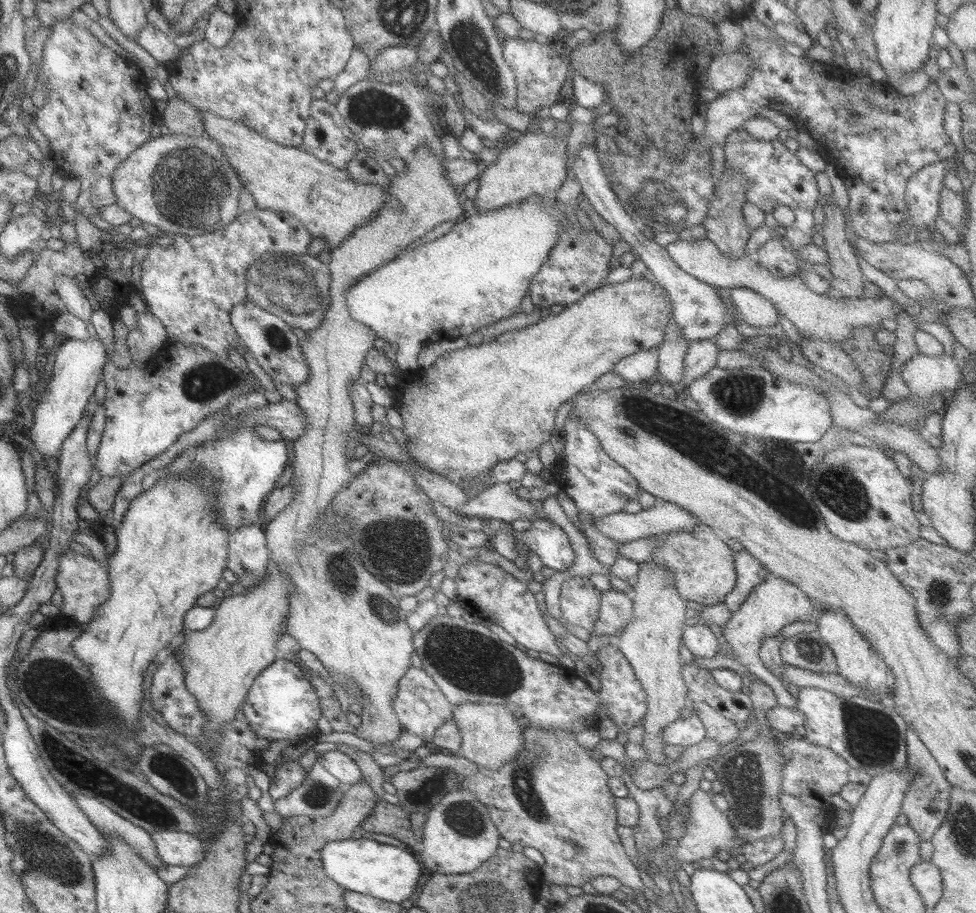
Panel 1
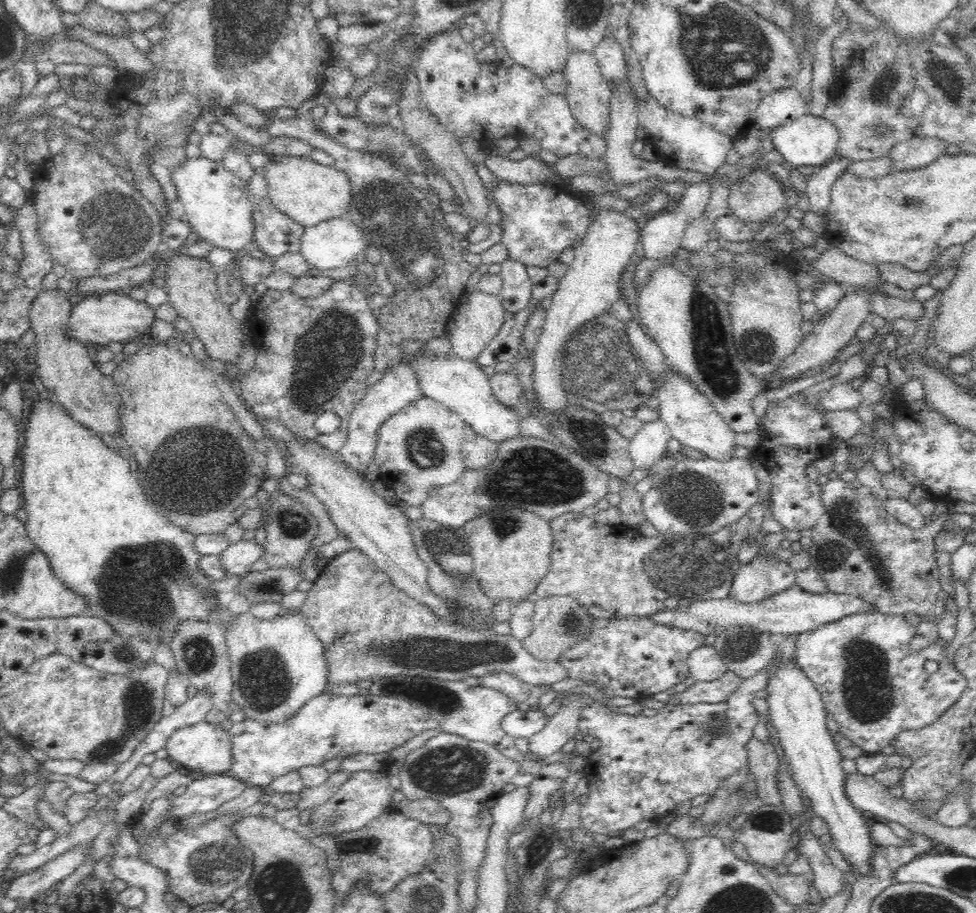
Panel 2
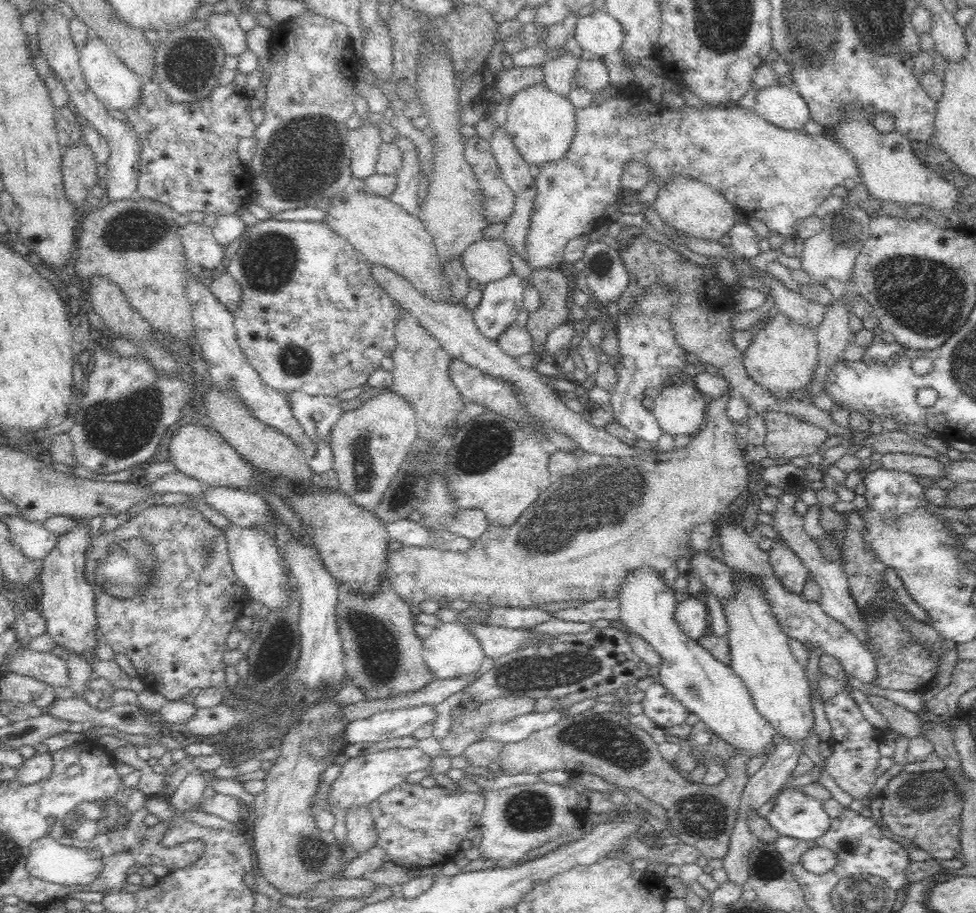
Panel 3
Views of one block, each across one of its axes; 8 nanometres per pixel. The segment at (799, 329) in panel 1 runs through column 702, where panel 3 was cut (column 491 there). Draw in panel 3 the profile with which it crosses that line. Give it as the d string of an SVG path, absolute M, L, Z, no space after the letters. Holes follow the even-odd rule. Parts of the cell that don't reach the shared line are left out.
M501 236L472 244L461 260L469 279L482 286L513 274L510 247Z

